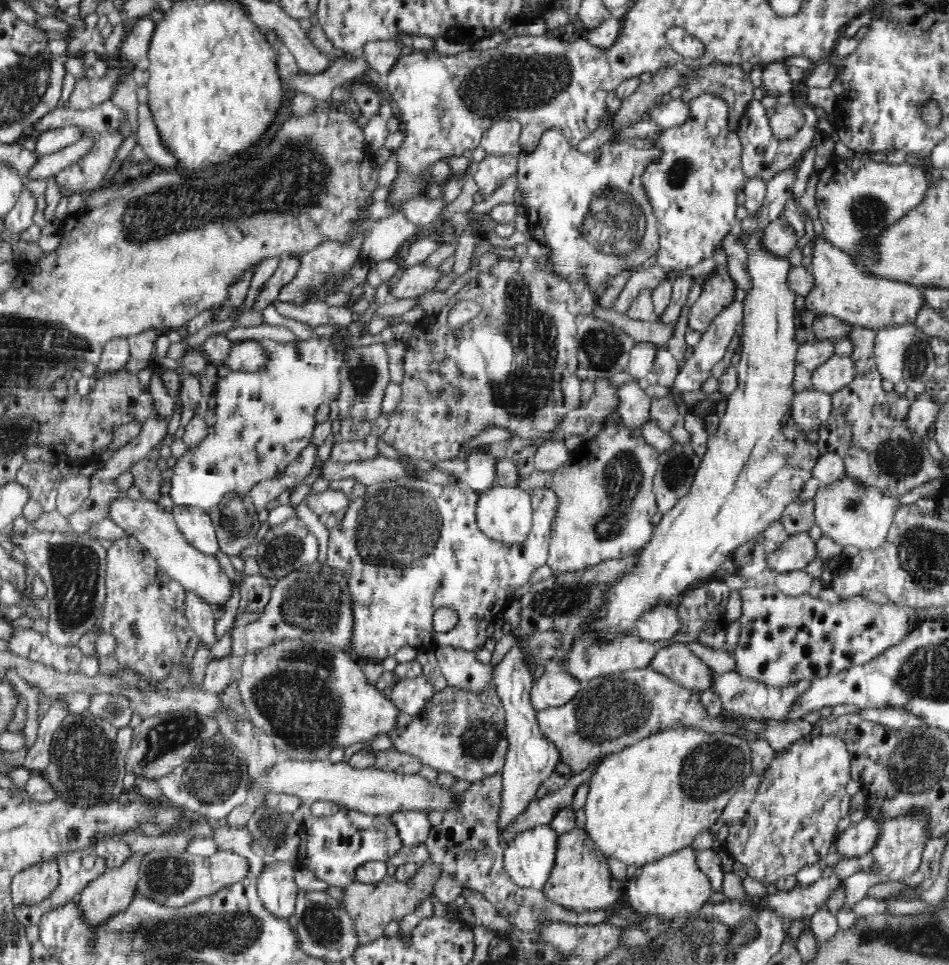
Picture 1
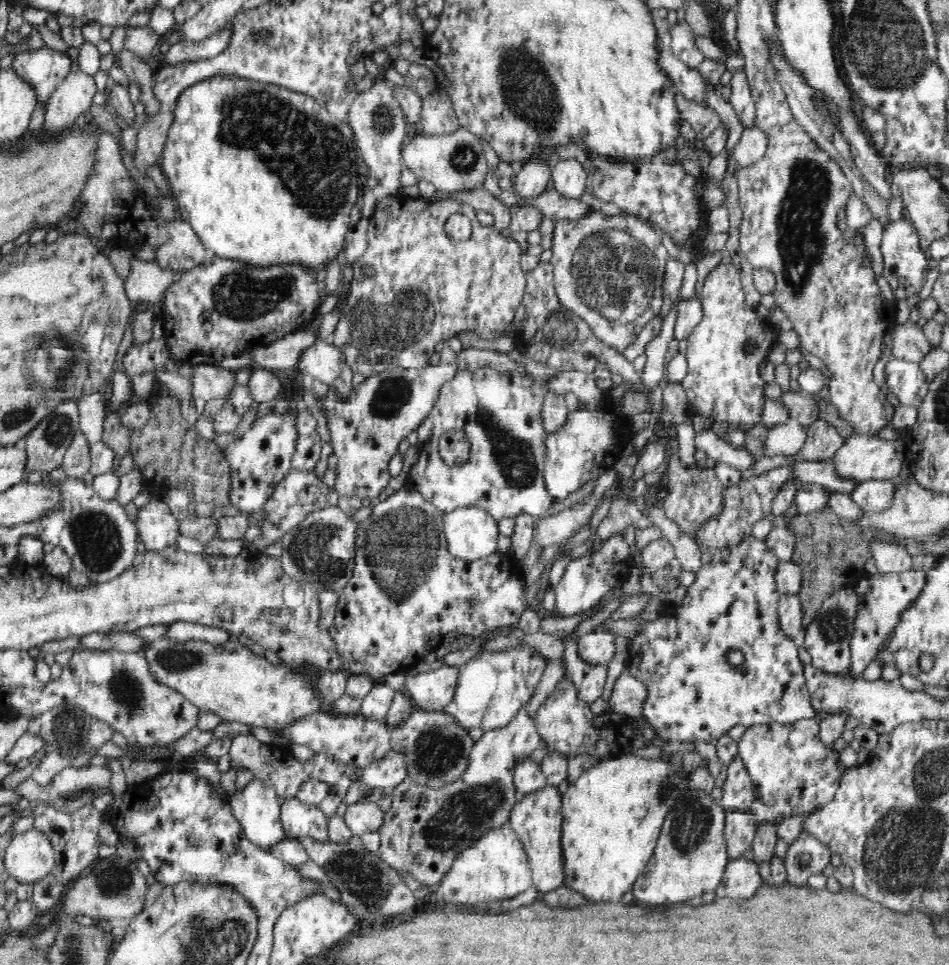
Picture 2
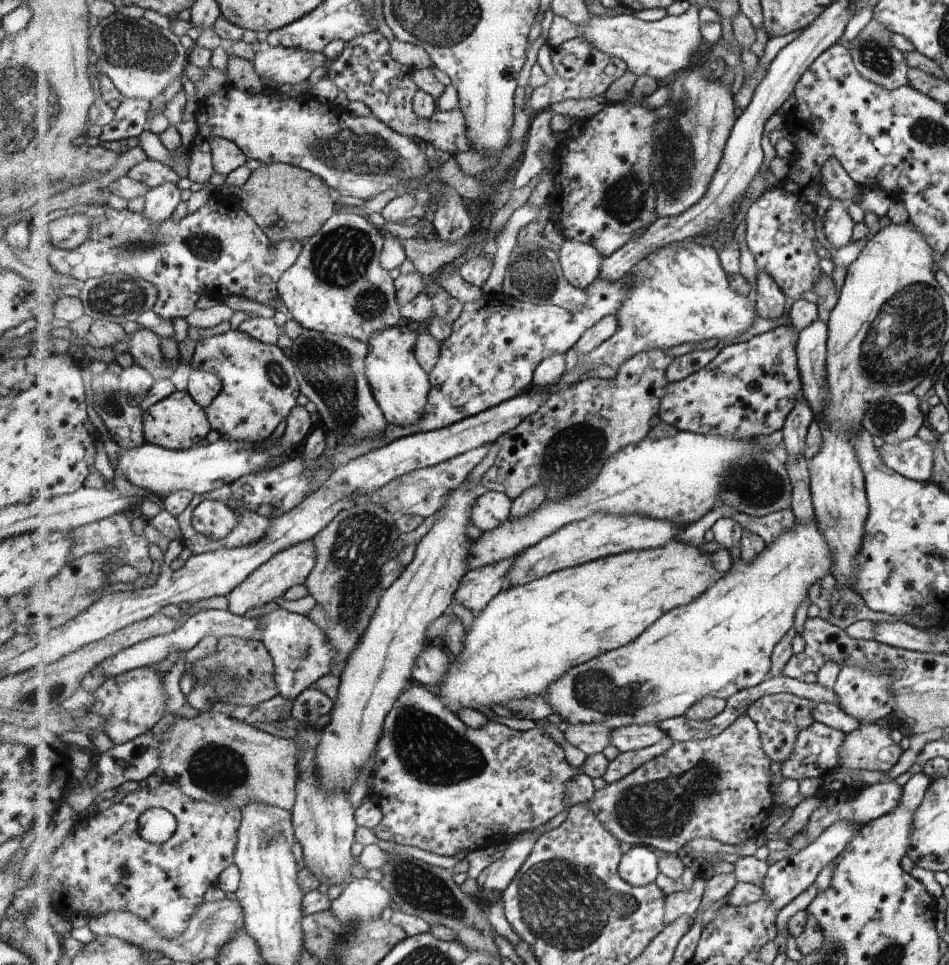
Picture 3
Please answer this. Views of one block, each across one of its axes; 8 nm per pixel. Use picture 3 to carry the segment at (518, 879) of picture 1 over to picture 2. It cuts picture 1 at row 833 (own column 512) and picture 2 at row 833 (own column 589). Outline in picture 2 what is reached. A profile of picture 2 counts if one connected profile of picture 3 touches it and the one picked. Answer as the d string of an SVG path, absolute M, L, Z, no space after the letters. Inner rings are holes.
M510 823L482 835L471 847L460 852L449 869L439 883L437 900L453 905L511 899L534 885L527 852Z

